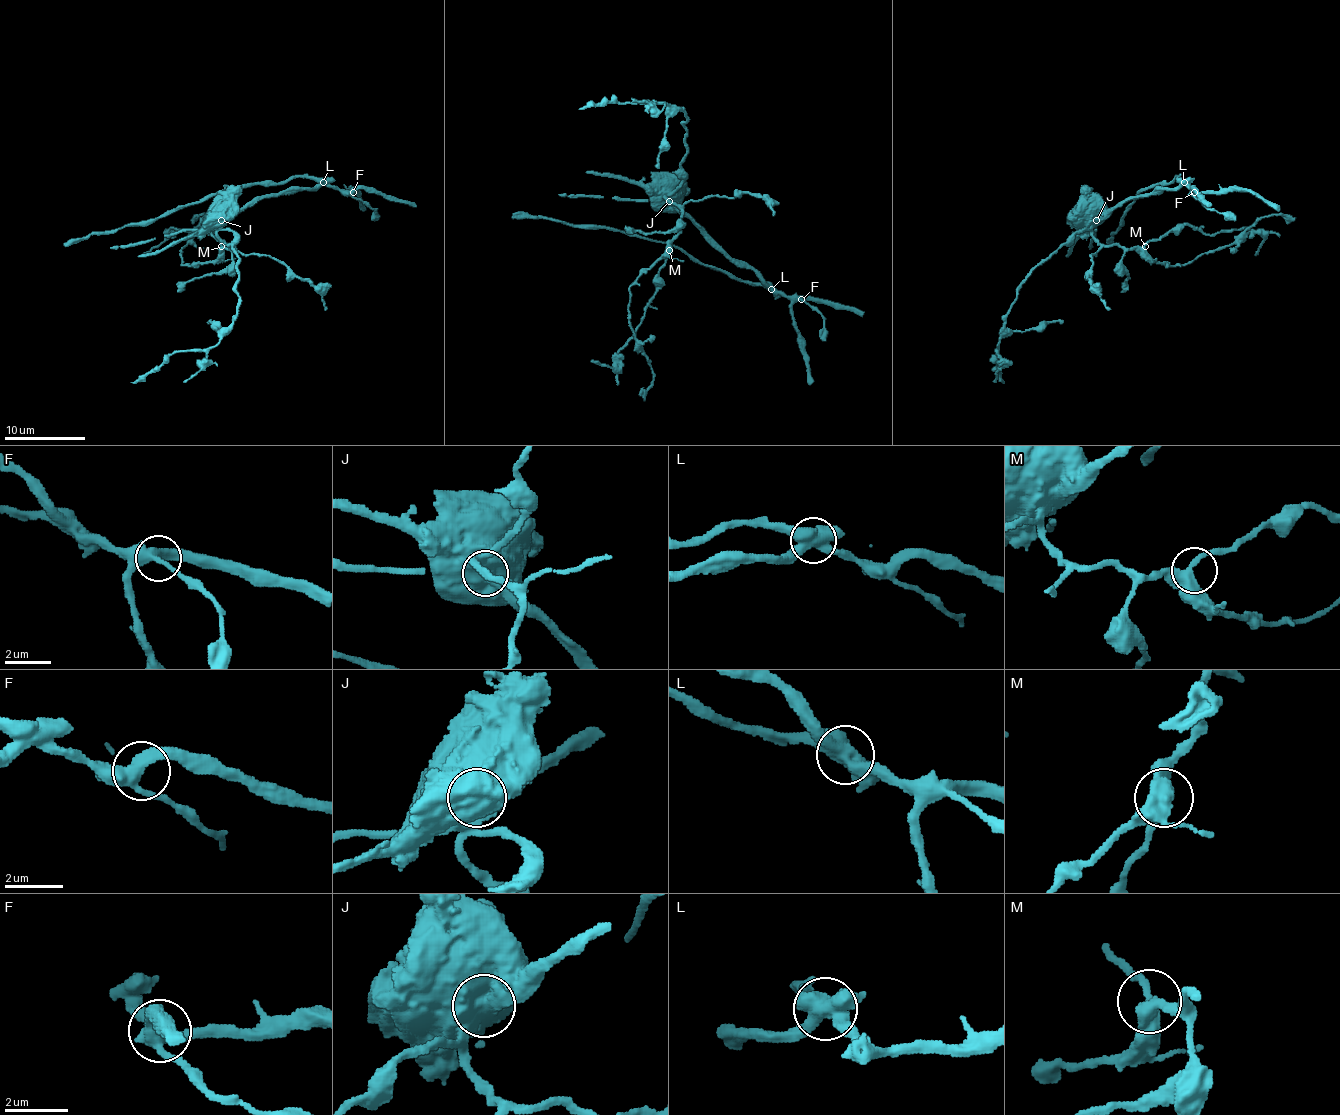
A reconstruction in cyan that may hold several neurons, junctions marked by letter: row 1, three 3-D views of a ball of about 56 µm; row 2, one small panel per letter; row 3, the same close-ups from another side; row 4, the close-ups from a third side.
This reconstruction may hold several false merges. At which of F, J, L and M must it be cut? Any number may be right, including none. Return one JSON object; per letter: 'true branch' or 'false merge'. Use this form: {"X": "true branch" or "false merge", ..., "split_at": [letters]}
{"F": "true branch", "J": "false merge", "L": "false merge", "M": "true branch", "split_at": ["J", "L"]}

